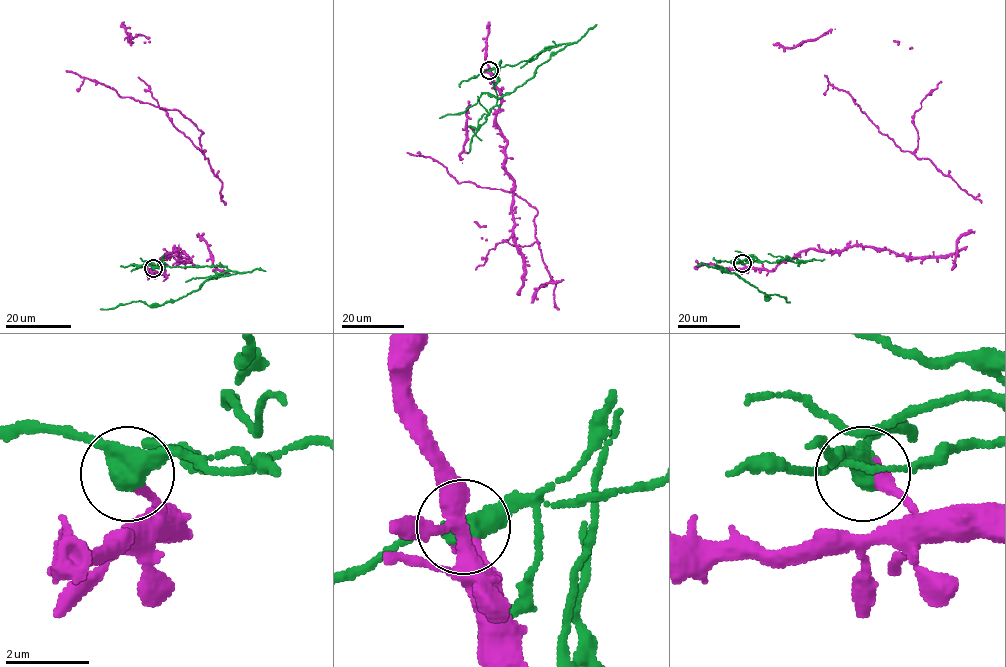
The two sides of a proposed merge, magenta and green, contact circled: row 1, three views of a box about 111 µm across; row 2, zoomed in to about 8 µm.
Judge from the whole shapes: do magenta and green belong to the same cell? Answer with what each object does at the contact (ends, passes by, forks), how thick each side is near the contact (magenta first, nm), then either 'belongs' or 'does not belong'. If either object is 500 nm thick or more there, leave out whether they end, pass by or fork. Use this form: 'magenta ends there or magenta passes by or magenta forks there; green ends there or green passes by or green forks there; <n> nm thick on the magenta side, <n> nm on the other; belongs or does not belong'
magenta ends there; green passes by; 480 nm thick on the magenta side, 480 nm on the other; does not belong

